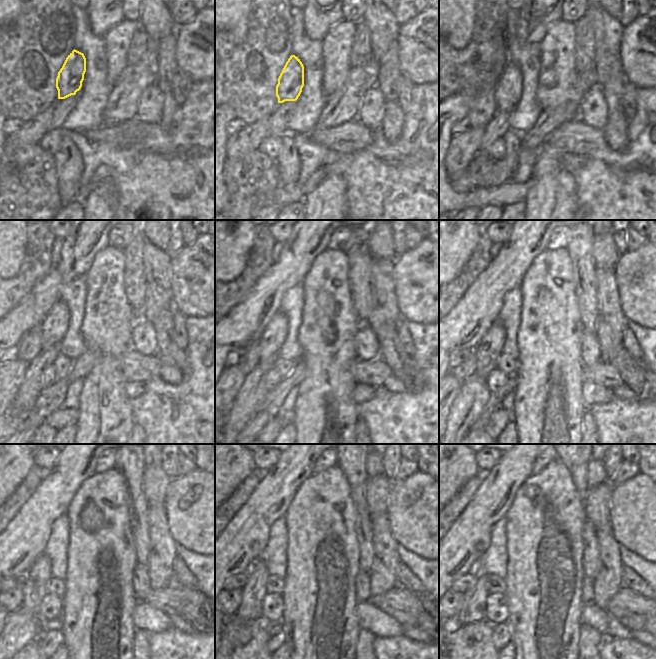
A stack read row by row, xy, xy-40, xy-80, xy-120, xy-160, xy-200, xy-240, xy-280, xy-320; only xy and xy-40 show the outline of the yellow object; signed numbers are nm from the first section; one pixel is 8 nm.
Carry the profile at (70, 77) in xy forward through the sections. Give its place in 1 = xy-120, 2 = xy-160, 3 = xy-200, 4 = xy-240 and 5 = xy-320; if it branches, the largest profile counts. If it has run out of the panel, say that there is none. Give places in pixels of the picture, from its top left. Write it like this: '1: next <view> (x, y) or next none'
1: next xy-120 (54, 327)
2: next xy-160 (271, 340)
3: next xy-200 (487, 352)
4: next xy-240 (38, 575)
5: next xy-320 (473, 609)

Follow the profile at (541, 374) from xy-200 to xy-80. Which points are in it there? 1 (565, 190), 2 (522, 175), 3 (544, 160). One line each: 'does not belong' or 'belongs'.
1: belongs
2: does not belong
3: belongs

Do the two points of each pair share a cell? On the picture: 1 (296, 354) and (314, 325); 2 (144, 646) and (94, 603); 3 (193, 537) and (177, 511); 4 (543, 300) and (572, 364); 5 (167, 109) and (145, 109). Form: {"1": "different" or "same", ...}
{"1": "different", "2": "different", "3": "same", "4": "same", "5": "different"}

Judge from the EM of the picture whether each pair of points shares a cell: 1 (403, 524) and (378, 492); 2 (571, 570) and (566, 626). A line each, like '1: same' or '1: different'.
1: different
2: same

